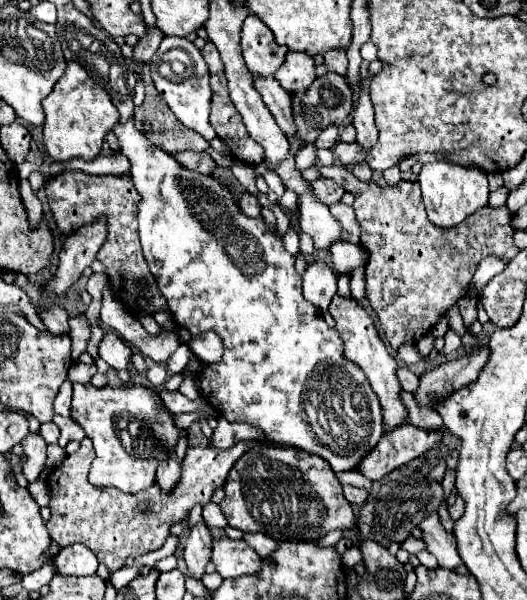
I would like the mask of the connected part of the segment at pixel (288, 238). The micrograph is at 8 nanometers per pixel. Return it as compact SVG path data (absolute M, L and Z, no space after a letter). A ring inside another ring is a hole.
M289 224L289 230L287 234L283 236L283 242L285 242L285 248L295 256L299 252L299 236L297 236L297 230L293 224Z

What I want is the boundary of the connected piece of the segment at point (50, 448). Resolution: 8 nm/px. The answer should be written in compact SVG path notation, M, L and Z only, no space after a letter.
M47 444L47 460L45 460L47 468L55 468L63 458L65 458L65 450L59 444Z

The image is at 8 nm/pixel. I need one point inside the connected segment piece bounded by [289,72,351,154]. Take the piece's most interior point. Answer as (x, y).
(328, 101)

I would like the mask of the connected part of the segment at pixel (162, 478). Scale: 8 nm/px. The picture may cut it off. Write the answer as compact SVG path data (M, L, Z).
M175 450L169 452L169 458L163 460L157 468L157 484L169 492L177 482L179 482L179 476L181 476L181 466L177 462L177 456L175 456Z

